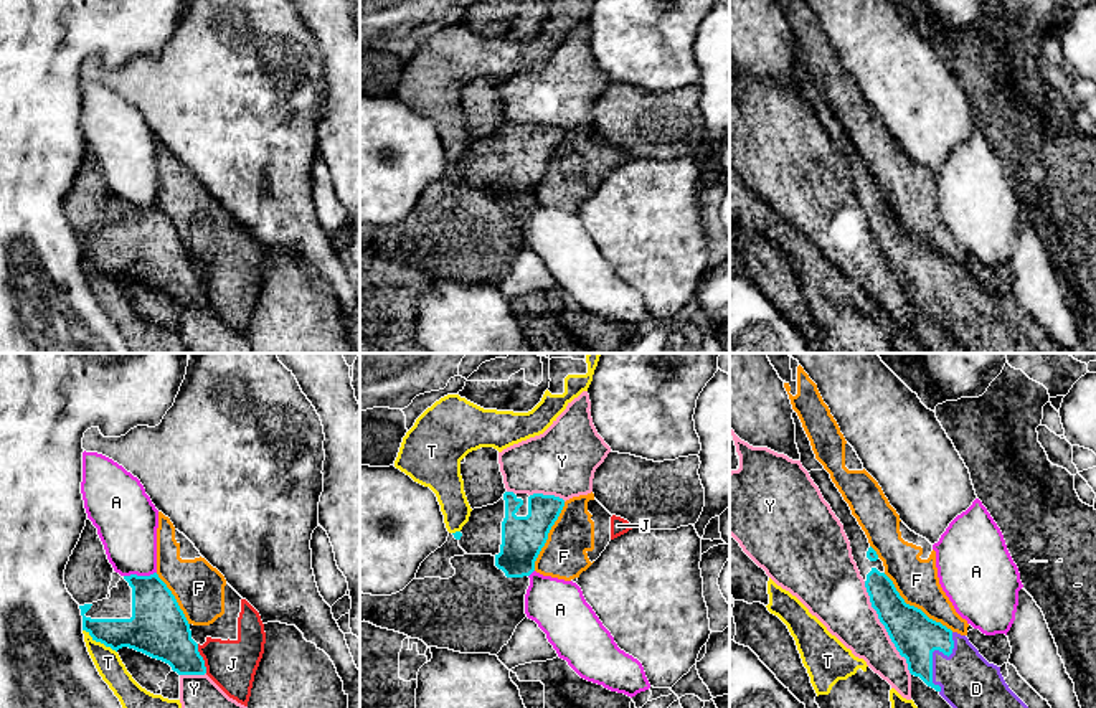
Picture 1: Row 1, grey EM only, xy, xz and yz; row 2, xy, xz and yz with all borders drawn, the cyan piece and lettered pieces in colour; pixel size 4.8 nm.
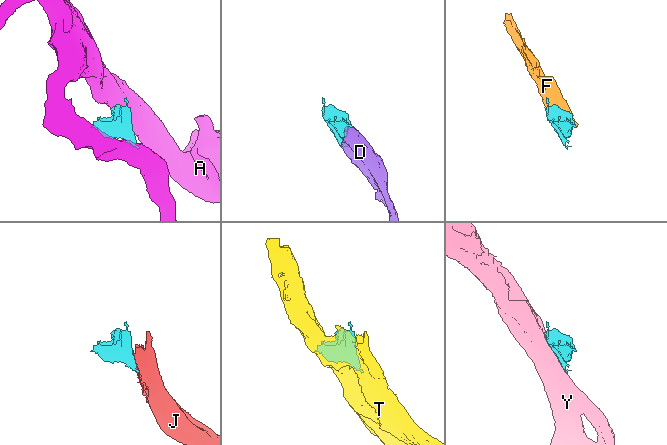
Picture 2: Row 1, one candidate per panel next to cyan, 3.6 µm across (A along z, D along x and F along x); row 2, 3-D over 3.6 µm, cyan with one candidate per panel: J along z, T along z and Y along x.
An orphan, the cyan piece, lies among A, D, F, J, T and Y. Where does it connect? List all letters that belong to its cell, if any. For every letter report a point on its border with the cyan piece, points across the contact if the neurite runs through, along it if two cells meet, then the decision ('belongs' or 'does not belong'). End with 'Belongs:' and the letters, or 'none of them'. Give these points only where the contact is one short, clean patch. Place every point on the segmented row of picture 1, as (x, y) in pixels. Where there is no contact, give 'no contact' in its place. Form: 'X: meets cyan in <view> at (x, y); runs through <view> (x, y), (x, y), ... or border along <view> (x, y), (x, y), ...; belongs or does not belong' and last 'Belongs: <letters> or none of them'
A: meets cyan in xy at (139, 576); border along xy (155, 571), (124, 576); does not belong
D: meets cyan in yz at (931, 654); belongs
F: meets cyan in yz at (913, 606); does not belong
J: meets cyan in xy at (202, 659); border along xy (197, 644), (207, 672); does not belong
T: meets cyan in xy at (99, 641); border along xy (83, 629), (116, 652); does not belong
Y: meets cyan in yz at (885, 627); does not belong
Belongs: D

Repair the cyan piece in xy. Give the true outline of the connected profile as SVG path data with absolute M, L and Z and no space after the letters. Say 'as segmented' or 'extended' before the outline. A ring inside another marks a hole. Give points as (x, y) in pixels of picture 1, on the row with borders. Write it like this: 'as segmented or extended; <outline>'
extended; M157 573L124 576L111 597L79 606L83 630L119 650L134 649L162 660L178 675L205 675L205 660L175 596Z

